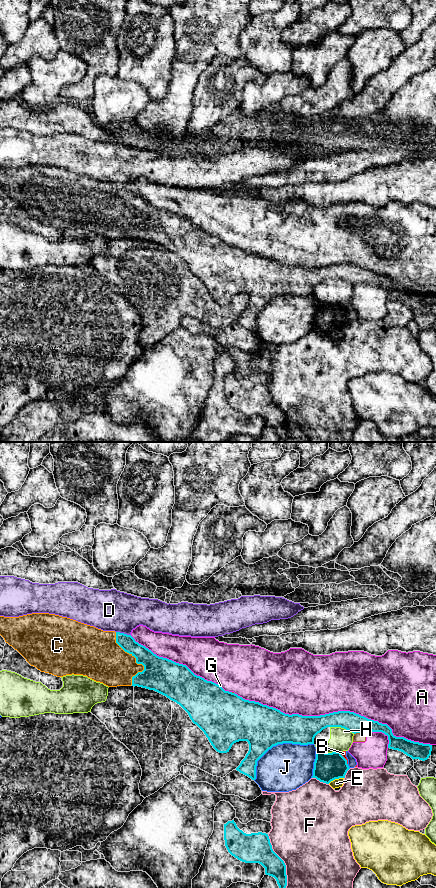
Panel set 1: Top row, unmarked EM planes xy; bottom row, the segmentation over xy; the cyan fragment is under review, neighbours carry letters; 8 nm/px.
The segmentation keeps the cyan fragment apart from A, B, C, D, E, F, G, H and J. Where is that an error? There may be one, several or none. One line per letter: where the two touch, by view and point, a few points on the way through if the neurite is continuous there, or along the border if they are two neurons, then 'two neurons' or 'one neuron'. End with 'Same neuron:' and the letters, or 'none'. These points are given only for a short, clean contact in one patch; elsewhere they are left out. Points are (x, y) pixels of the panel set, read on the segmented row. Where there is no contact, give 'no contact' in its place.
A: contact xy (334, 712); two neurons
B: contact xy (344, 758); border xy (339, 752), (347, 764); two neurons
C: contact xy (136, 660); one neuron
D: contact xy (123, 633); two neurons
E: contact xy (335, 778); two neurons
F: contact xy (283, 861); two neurons
G: contact xy (357, 732); two neurons
H: contact xy (342, 727); two neurons
J: contact xy (275, 745); two neurons
Same neuron: C

